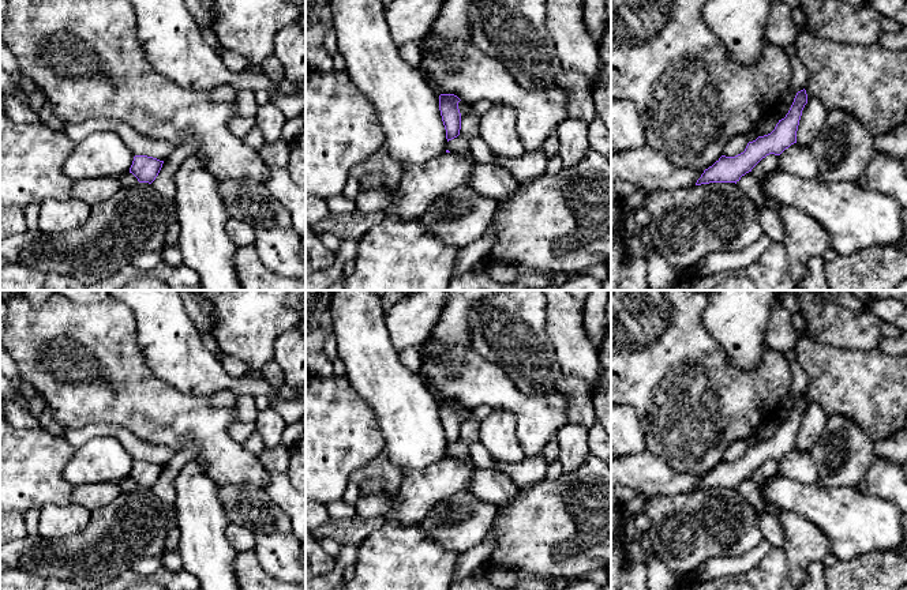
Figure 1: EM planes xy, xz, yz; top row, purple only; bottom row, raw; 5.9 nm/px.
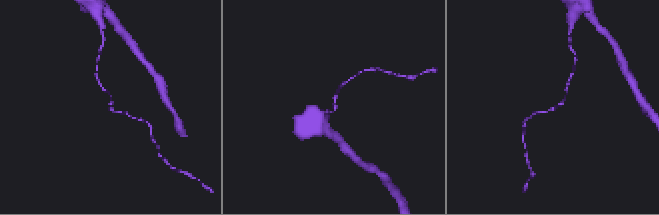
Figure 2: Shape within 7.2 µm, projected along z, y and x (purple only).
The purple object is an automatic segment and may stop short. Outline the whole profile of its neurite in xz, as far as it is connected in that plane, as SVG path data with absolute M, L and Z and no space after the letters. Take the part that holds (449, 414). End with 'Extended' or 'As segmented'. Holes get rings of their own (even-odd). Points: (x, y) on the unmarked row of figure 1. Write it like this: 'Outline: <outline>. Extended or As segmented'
Outline: M454 399L439 401L439 416L446 435L447 447L457 443L461 435L461 418L458 407L461 405Z. As segmented

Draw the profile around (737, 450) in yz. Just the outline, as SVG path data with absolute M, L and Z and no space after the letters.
M735 440L728 446L728 448L723 454L723 461L735 462L745 456L749 446L745 440Z

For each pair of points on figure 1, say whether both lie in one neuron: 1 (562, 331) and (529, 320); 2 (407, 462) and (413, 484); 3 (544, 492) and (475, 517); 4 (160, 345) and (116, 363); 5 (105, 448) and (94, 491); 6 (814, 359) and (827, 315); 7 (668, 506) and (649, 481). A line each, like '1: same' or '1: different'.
1: different
2: different
3: different
4: different
5: different
6: different
7: different

